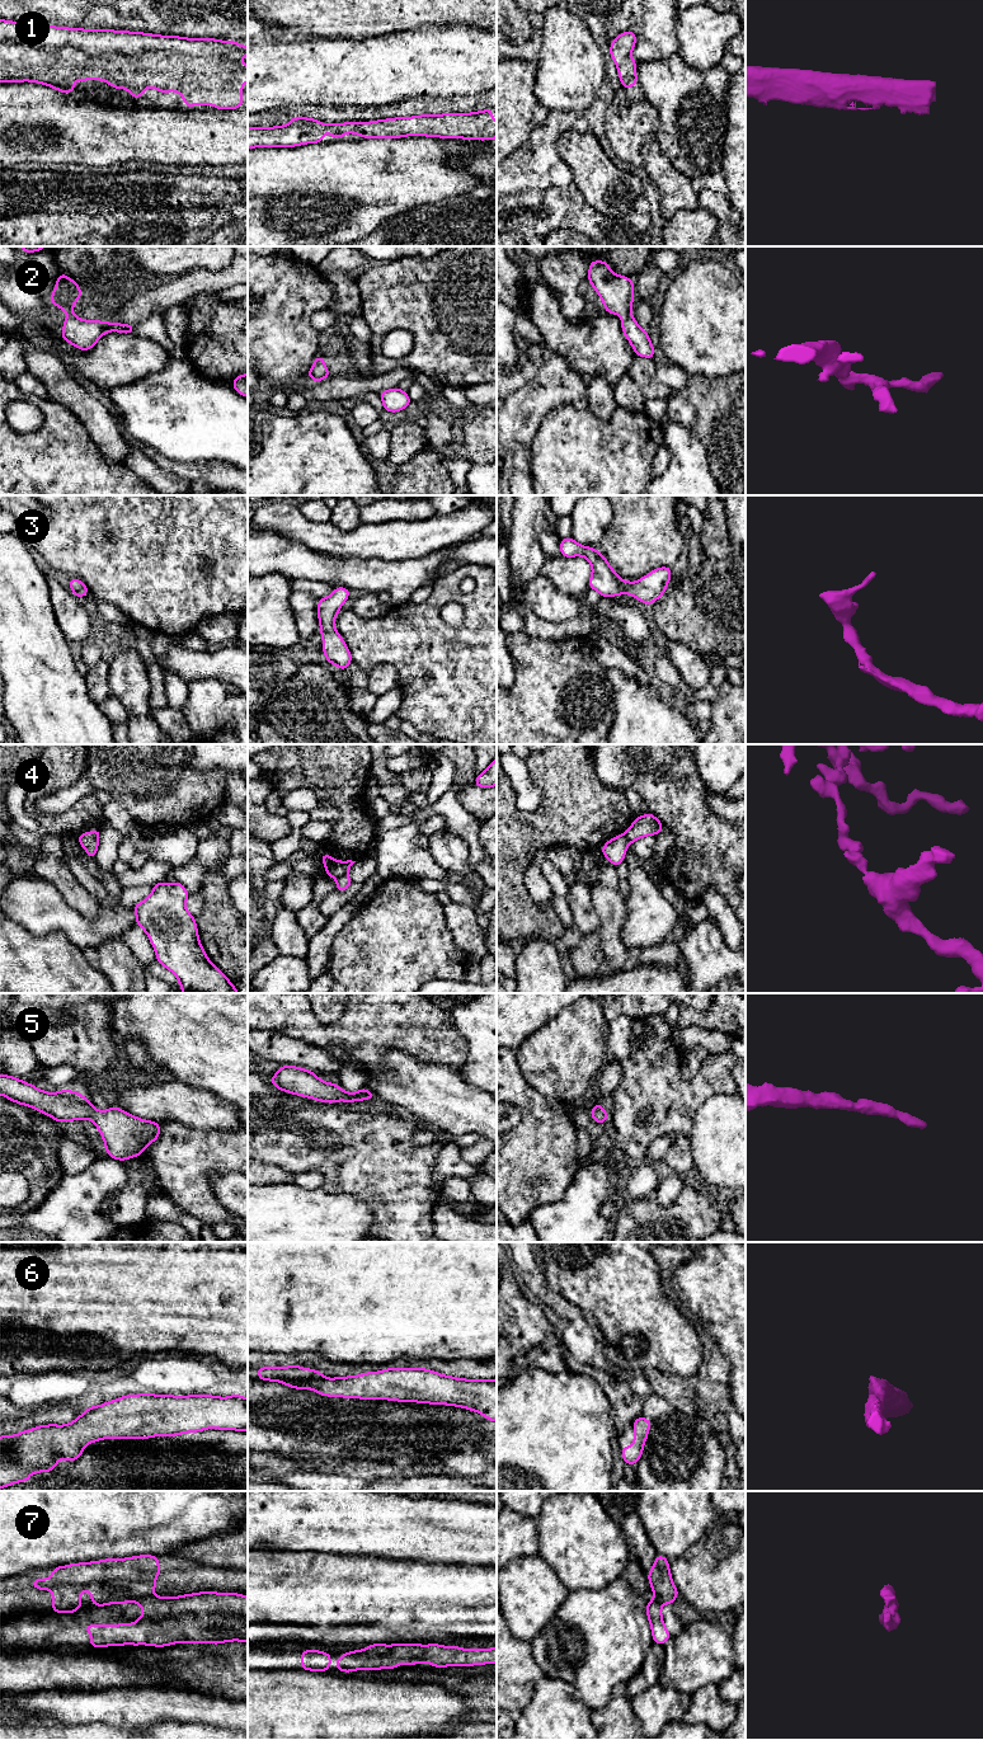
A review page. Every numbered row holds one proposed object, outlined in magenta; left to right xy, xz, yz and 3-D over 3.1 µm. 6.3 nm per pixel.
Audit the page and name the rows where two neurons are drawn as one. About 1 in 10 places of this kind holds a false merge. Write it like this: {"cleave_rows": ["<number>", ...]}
{"cleave_rows": ["4", "7"]}

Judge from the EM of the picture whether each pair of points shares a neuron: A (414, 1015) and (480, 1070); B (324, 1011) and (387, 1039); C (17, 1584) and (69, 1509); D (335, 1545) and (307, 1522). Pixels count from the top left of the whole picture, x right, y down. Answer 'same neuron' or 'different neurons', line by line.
A: different neurons
B: different neurons
C: different neurons
D: same neuron

